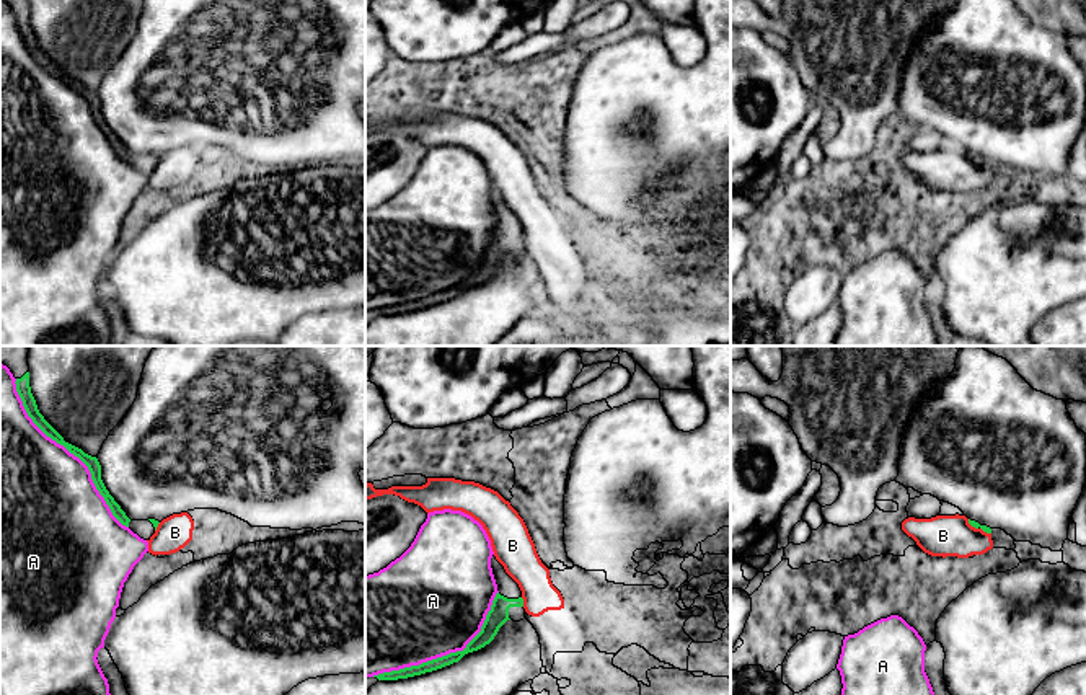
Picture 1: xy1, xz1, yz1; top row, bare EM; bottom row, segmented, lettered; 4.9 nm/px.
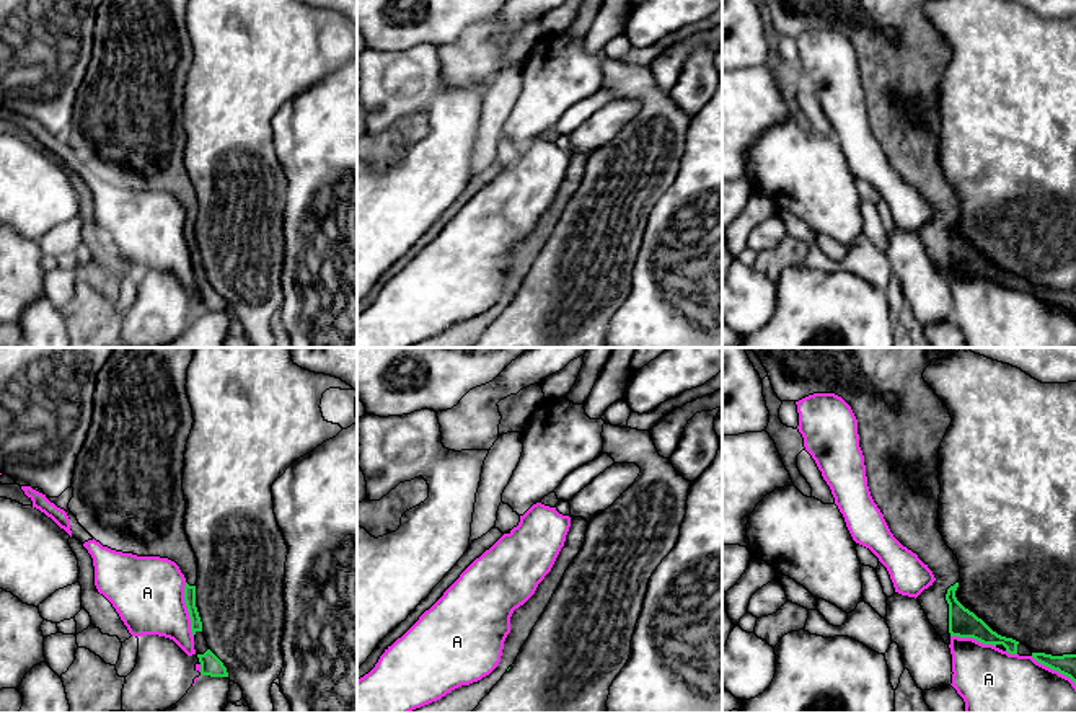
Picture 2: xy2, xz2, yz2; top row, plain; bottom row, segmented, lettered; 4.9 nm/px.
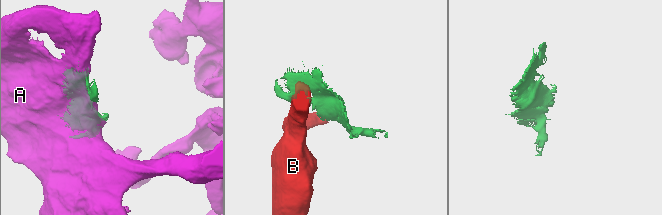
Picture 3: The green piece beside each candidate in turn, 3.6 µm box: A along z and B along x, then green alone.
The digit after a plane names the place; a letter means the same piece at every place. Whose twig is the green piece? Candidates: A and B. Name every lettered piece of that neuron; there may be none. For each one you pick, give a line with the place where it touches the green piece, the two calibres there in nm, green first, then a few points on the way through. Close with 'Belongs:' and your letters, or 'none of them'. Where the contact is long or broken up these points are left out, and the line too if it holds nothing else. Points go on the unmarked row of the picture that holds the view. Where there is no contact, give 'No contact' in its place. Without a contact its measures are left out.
Belongs: none of them

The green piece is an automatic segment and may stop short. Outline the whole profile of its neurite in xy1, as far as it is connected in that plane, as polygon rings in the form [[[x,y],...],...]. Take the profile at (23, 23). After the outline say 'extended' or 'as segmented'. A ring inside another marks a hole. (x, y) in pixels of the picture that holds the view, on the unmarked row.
[[[7,0],[13,11],[16,13],[16,26],[23,36],[23,41],[28,47],[28,51],[33,54],[33,57],[52,75],[64,80],[70,88],[78,91],[90,104],[91,114],[99,126],[99,129],[104,132],[106,139],[109,140],[113,150],[126,162],[129,162],[134,168],[137,168],[143,175],[150,175],[150,171],[155,168],[158,162],[158,155],[148,153],[148,155],[130,155],[126,147],[121,144],[121,140],[114,135],[114,132],[106,124],[103,114],[101,114],[101,100],[96,91],[91,91],[85,88],[82,83],[68,78],[64,75],[64,72],[44,54],[44,51],[39,47],[36,34],[31,28],[29,21],[29,0]]]; extended

